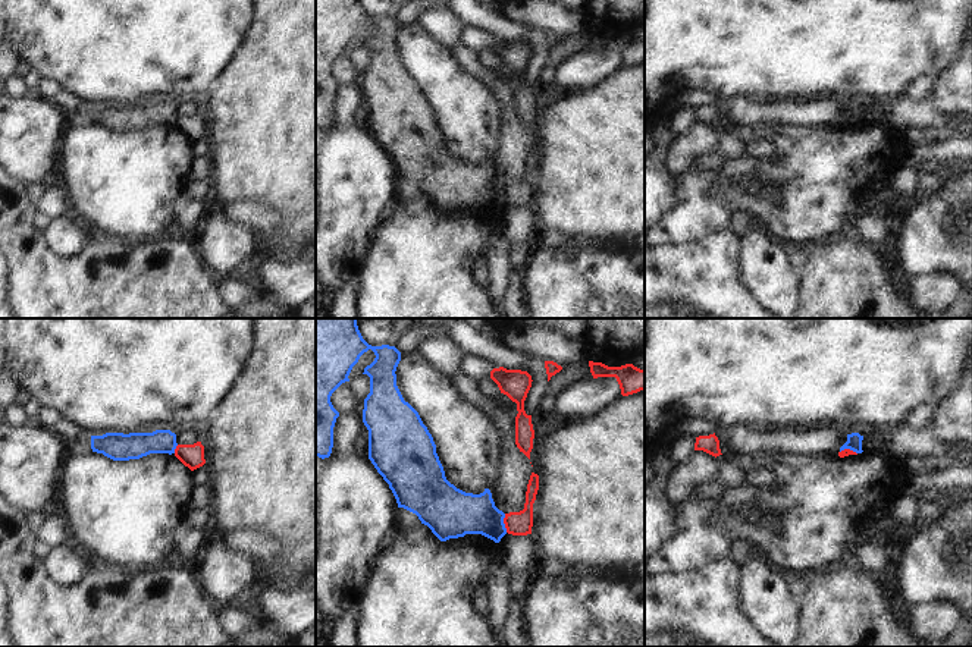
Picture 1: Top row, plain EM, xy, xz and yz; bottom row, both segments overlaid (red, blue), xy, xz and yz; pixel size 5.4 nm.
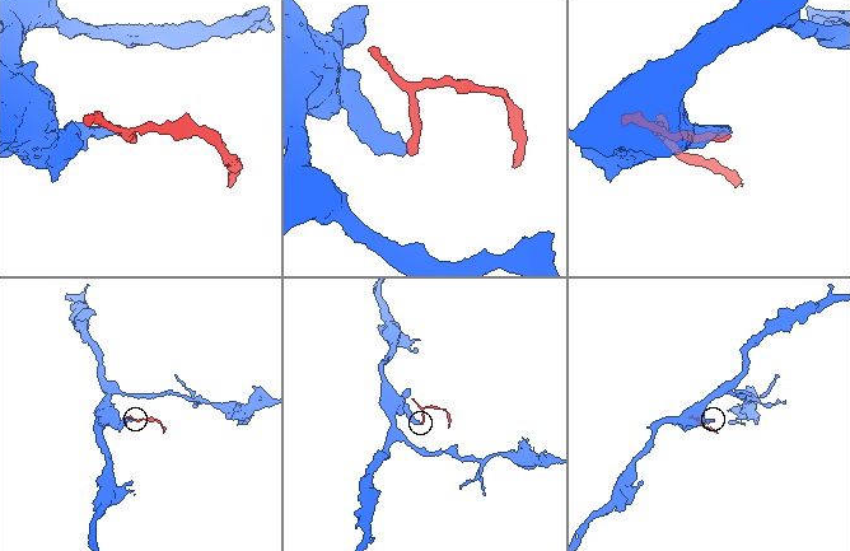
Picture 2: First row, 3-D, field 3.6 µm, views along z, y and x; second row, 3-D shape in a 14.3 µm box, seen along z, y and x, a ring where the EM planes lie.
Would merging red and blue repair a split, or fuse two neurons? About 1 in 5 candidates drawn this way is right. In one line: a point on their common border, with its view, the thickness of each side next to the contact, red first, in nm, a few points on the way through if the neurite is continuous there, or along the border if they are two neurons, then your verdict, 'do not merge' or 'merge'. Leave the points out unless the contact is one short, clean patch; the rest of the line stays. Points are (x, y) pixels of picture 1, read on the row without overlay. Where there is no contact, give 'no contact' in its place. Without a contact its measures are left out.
contact xz (504, 194); calibres 130 and 240 nm; border xz (504, 185), (507, 203); do not merge

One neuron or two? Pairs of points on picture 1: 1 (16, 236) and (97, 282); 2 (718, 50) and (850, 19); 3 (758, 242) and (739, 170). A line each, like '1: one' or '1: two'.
1: one
2: one
3: two

